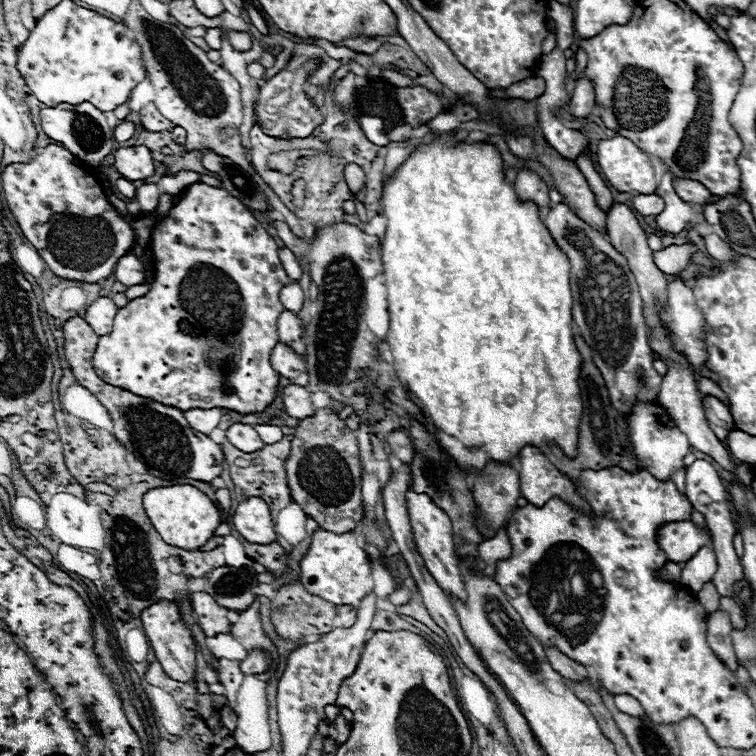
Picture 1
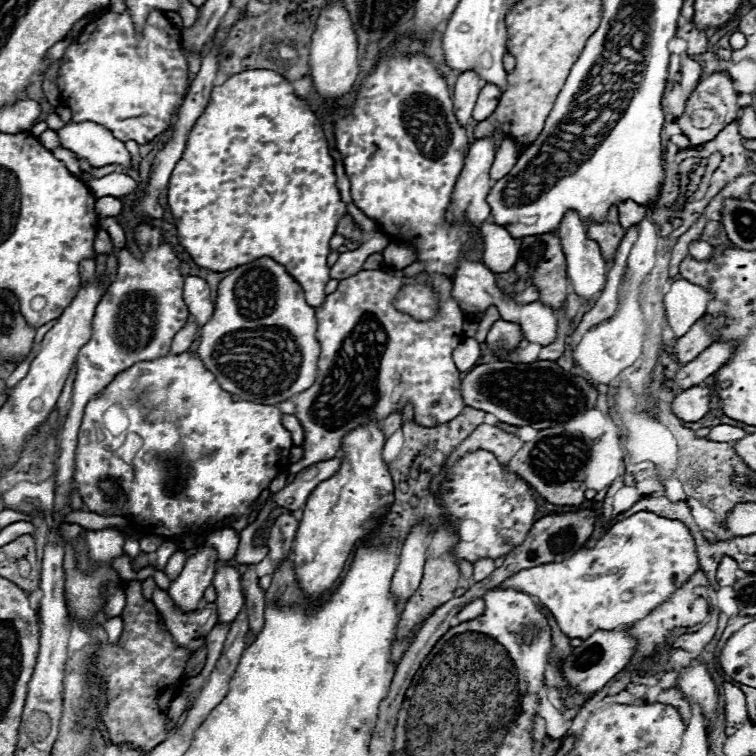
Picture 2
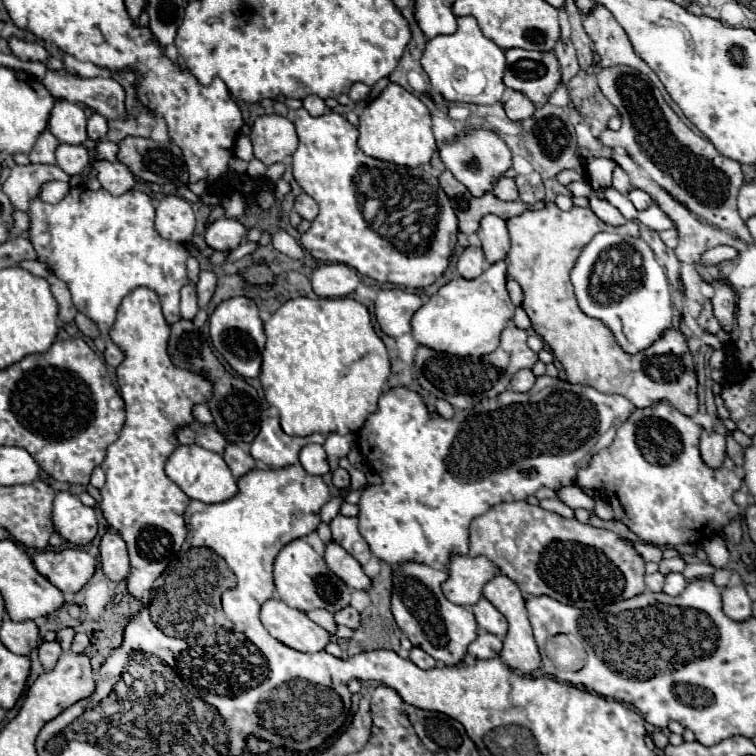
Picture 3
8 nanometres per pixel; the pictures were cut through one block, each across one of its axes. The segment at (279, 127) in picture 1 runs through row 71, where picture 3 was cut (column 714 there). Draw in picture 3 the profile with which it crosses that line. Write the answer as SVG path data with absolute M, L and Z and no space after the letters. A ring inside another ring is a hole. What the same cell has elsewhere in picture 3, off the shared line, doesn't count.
M718 280L712 282L716 294L712 298L712 306L714 306L714 316L718 318L720 326L724 332L732 332L734 328L734 310L736 310L736 292L732 286L728 286L726 282Z

